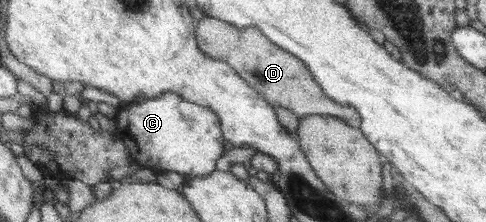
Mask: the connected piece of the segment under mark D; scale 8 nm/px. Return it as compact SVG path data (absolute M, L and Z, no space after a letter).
M205 17L197 23L197 40L203 52L212 58L226 61L237 71L249 87L253 87L265 101L274 107L283 107L291 111L299 120L303 116L331 116L345 122L352 128L358 128L360 117L355 108L341 105L323 93L315 83L307 66L298 57L273 45L259 29L255 27L237 28L235 25L215 17Z

